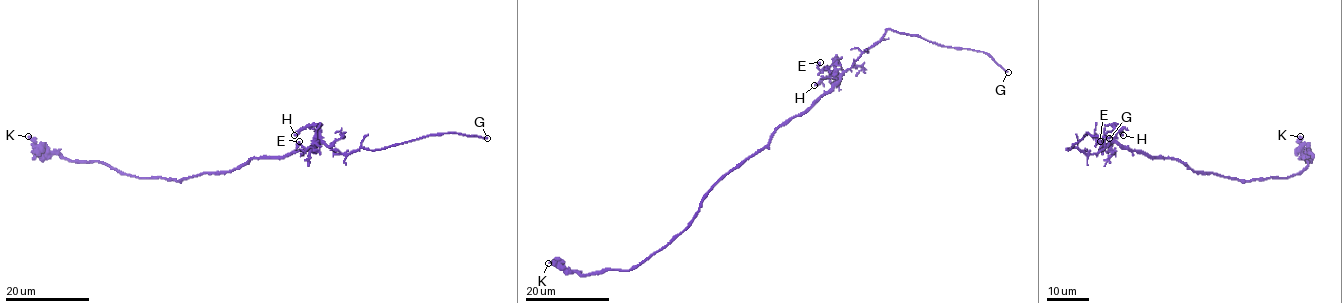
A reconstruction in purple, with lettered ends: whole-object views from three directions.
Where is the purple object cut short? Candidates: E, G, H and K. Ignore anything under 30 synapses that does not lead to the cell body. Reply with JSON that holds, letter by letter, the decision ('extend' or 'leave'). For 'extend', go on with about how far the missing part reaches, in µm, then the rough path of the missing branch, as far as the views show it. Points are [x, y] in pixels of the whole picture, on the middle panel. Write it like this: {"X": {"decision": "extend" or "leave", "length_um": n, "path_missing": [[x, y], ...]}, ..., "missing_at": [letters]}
{"E": {"decision": "leave"}, "G": {"decision": "extend", "length_um": 4}, "H": {"decision": "leave"}, "K": {"decision": "leave"}, "missing_at": ["G"]}

